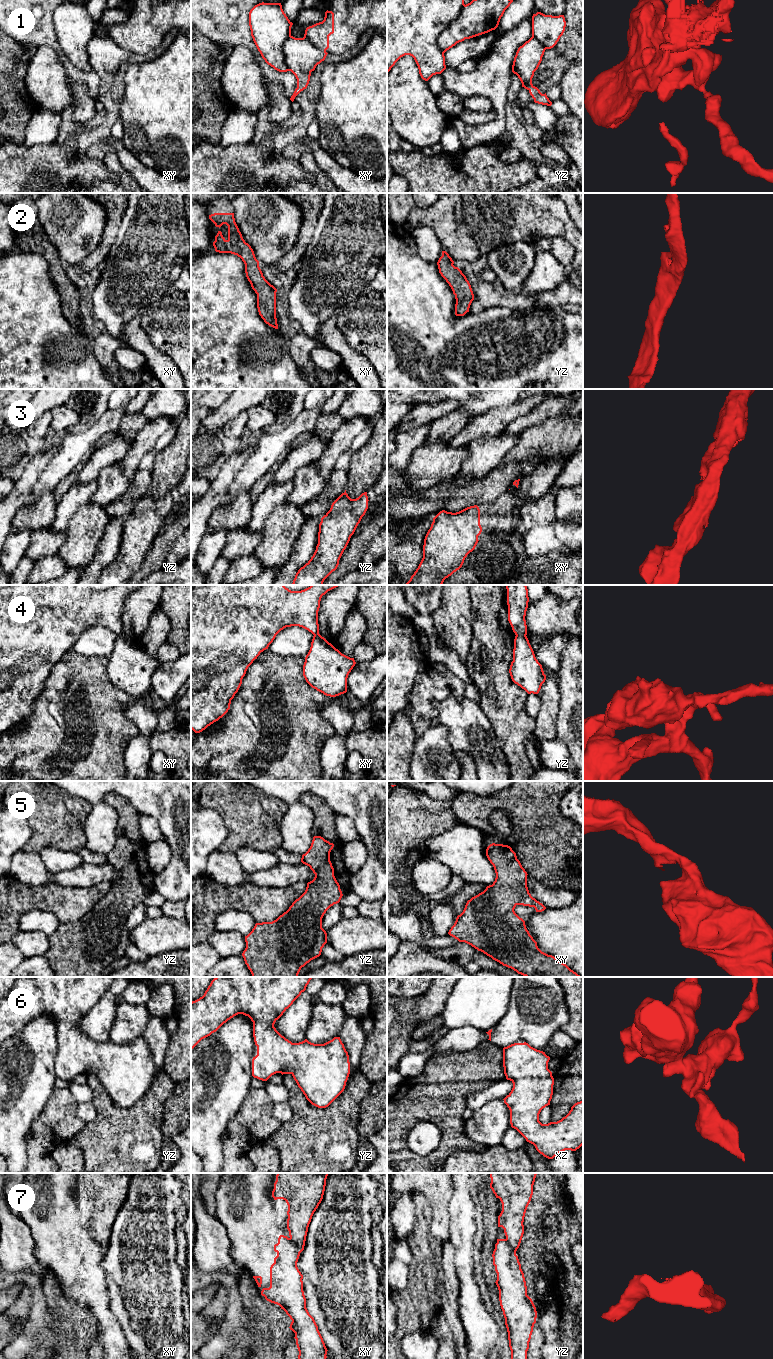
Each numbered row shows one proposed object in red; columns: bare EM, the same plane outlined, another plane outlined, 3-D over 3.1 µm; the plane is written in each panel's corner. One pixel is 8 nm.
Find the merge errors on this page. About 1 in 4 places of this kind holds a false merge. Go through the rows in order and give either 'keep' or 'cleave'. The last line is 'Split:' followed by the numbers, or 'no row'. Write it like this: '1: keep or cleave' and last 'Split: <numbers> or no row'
1: keep
2: keep
3: keep
4: cleave
5: keep
6: keep
7: cleave
Split: 4, 7

